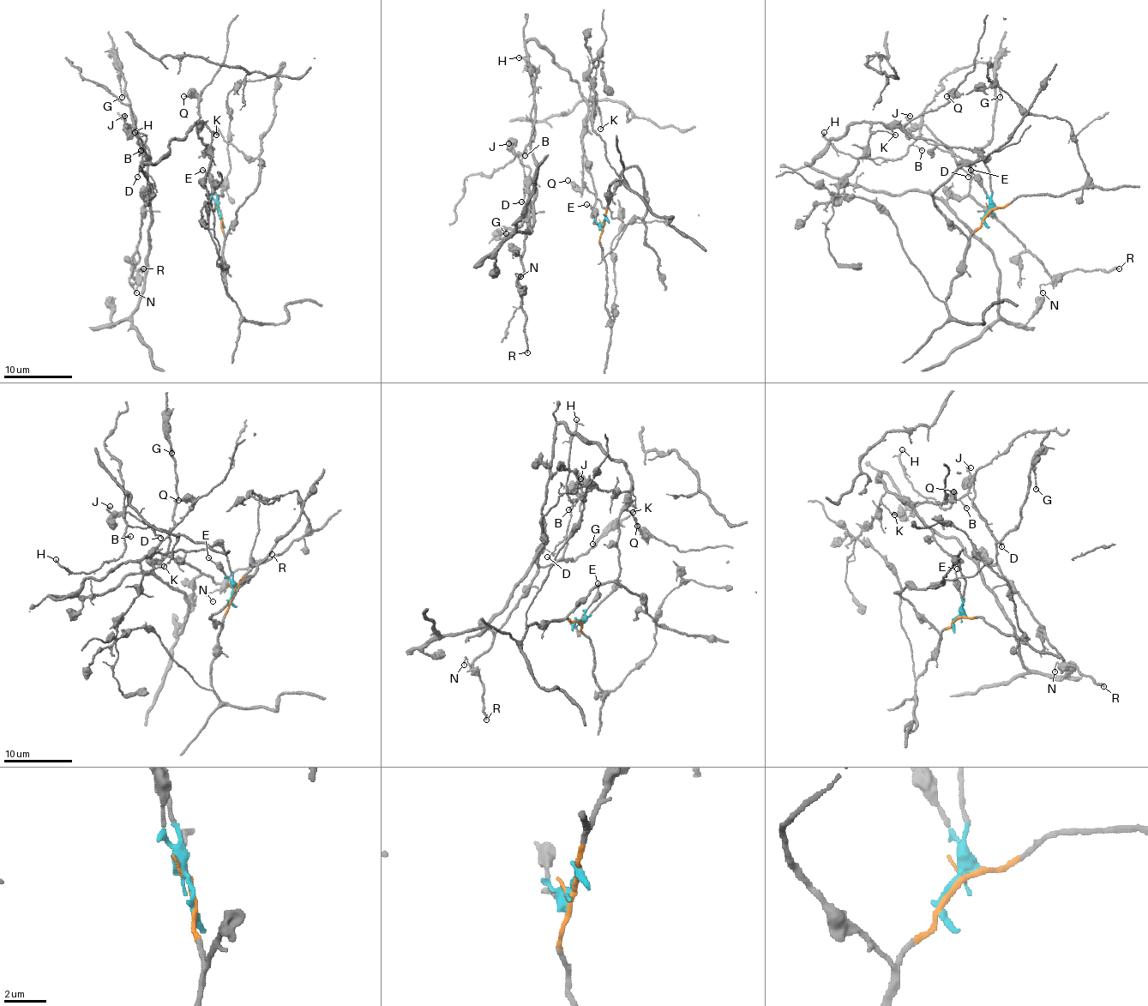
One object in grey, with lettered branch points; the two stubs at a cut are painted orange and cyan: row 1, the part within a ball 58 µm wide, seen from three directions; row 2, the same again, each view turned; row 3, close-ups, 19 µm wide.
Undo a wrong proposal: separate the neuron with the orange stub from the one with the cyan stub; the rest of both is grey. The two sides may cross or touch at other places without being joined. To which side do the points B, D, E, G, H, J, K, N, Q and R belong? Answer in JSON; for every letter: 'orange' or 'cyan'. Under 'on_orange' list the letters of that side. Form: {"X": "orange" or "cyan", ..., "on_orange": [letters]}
{"B": "cyan", "D": "cyan", "E": "cyan", "G": "cyan", "H": "cyan", "J": "cyan", "K": "cyan", "N": "cyan", "Q": "cyan", "R": "cyan", "on_orange": []}

